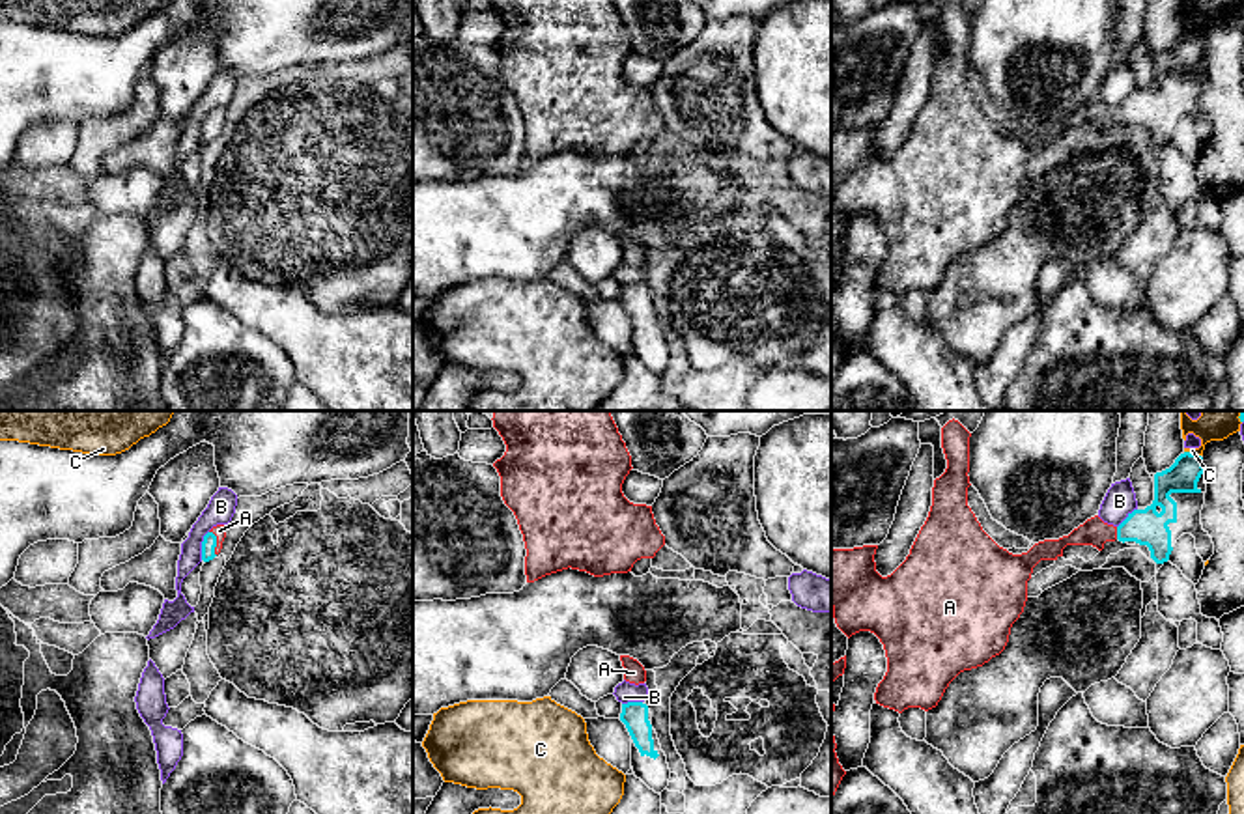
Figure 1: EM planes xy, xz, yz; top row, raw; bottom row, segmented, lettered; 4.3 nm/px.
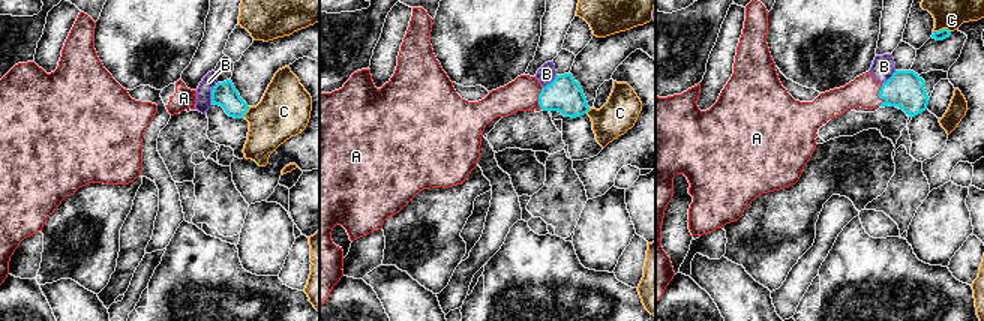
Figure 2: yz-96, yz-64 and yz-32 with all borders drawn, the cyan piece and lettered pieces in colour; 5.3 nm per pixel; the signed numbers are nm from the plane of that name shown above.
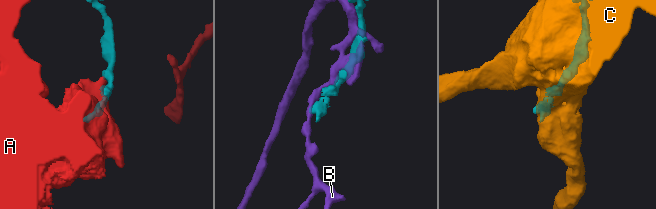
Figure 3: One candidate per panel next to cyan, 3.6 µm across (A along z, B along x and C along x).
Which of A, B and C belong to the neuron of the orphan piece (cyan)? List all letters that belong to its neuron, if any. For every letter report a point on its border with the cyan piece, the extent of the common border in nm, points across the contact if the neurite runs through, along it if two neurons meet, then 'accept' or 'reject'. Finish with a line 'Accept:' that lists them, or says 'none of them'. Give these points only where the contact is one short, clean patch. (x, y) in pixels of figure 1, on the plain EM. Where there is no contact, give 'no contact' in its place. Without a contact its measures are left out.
A: xy (215, 126) | 110 nm | across xy (210, 122), (215, 126), (219, 112) | accept
B: xy (202, 127) | 130 nm | reject
C: yz (1192, 36) | 80 nm | reject
Accept: A

